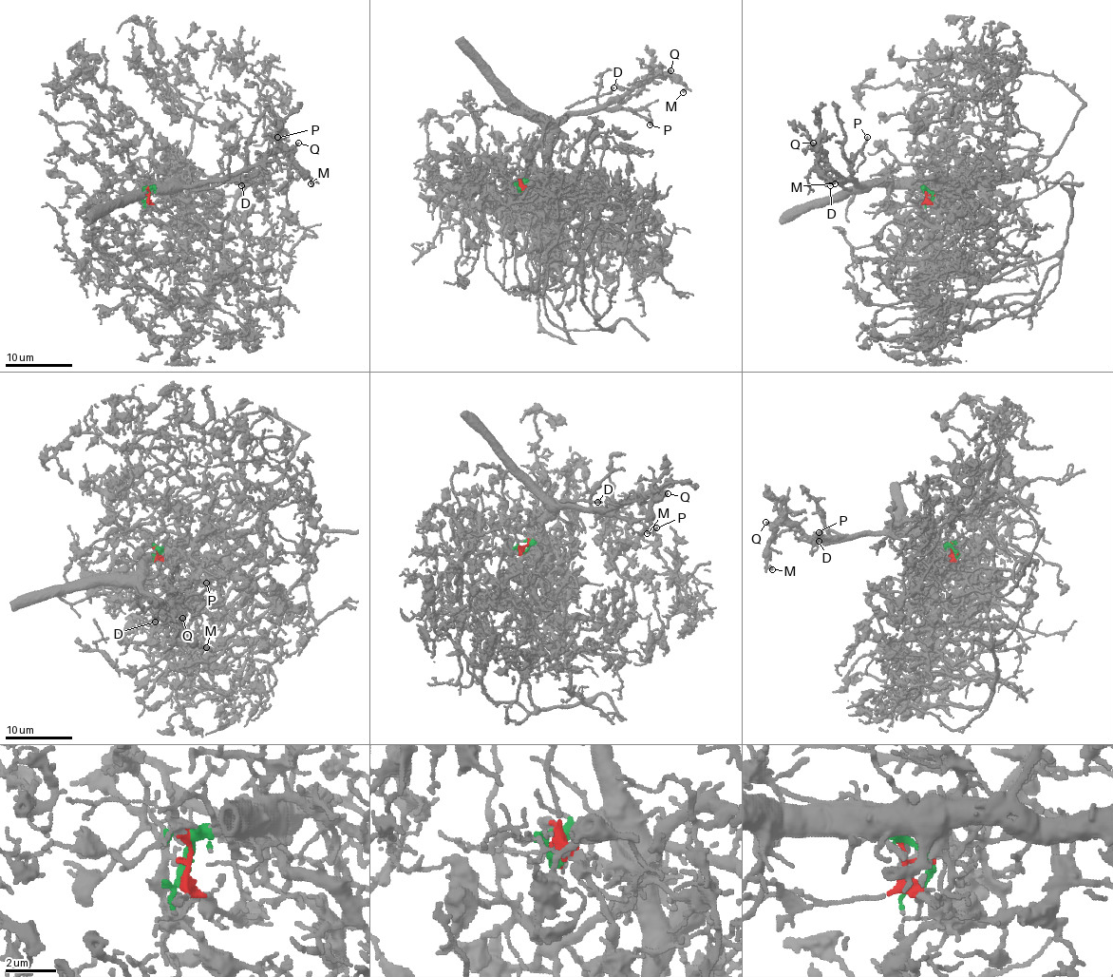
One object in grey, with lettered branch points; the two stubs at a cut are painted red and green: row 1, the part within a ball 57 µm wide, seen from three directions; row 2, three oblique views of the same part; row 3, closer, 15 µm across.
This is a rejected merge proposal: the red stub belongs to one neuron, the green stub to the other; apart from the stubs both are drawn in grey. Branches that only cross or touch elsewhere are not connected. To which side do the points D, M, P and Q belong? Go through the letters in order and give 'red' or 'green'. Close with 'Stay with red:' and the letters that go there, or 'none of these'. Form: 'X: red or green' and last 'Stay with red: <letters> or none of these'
D: green
M: green
P: green
Q: green
Stay with red: none of these

